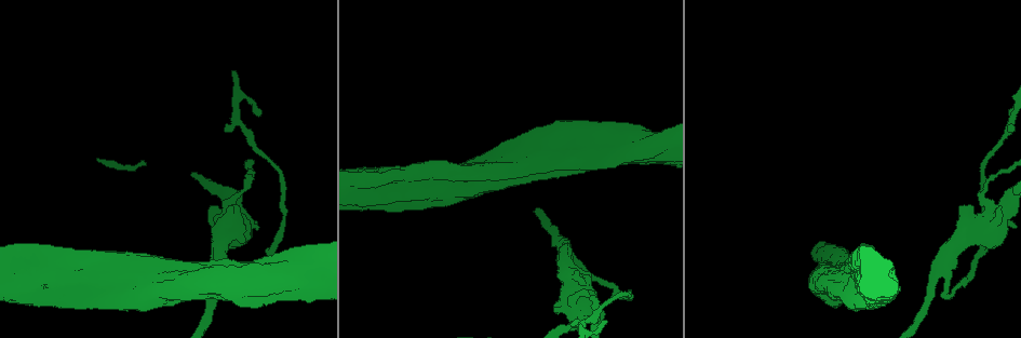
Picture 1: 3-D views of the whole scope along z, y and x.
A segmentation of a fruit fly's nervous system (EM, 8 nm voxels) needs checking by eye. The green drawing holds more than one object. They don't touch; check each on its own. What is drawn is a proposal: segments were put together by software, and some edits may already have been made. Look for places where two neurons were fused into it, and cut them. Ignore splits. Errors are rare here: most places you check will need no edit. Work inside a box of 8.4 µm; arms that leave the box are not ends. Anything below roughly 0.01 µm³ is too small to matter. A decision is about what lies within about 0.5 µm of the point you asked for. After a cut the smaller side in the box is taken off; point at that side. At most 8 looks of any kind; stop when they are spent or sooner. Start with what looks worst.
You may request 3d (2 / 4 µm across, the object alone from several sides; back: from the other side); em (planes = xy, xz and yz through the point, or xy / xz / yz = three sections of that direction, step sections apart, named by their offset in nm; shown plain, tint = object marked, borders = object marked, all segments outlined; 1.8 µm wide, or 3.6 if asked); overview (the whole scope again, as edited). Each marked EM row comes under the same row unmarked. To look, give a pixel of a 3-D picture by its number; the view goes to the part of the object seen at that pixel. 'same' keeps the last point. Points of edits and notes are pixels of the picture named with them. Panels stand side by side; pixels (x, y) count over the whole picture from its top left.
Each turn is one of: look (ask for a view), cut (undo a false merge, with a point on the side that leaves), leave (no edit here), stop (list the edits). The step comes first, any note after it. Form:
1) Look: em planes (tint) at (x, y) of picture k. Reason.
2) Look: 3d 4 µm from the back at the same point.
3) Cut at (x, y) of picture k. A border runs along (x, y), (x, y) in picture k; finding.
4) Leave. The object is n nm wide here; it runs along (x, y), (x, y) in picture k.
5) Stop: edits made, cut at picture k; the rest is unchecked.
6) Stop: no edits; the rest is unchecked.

Look: em 3.6 µm planes (tint) at (13, 268) of picture 1. Sharp bend.

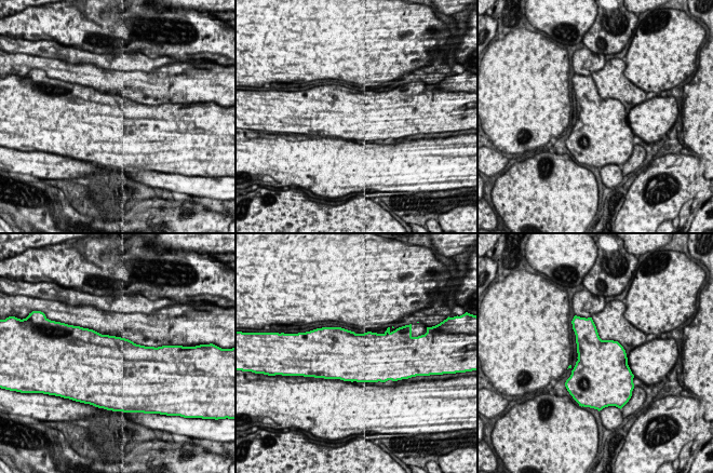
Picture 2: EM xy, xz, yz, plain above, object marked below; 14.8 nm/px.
Leave. Continuous, no second neuron.

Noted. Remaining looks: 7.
Look: em 3.6 µm yz step 8 (tint) at (101, 270) of picture 1. Sudden change in width.

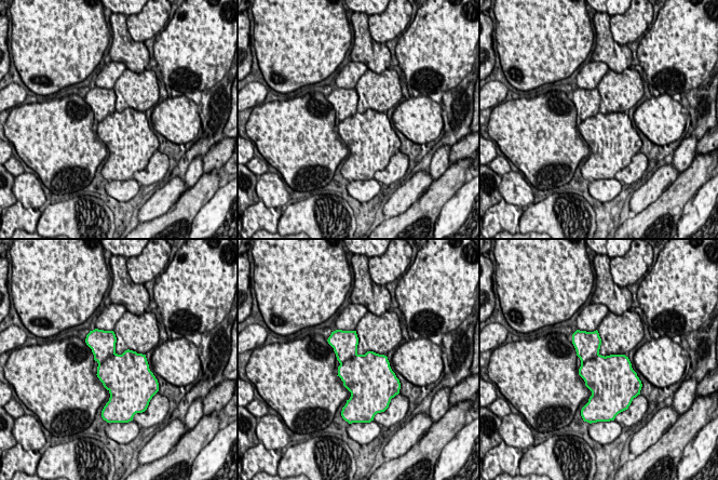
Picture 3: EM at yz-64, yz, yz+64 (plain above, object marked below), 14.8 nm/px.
Leave. The object is 460 nm wide here; continuous, no second neuron.

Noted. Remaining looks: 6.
Look: 3d 4 µm at (571, 302) of picture 1. Sudden change in width.

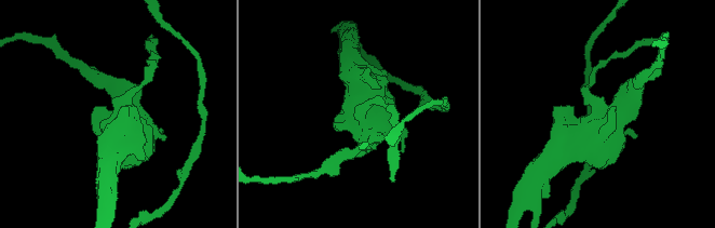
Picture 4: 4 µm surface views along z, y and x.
Look: em xy step 8 (tint) at (596, 120) of picture 4. Need the tissue.

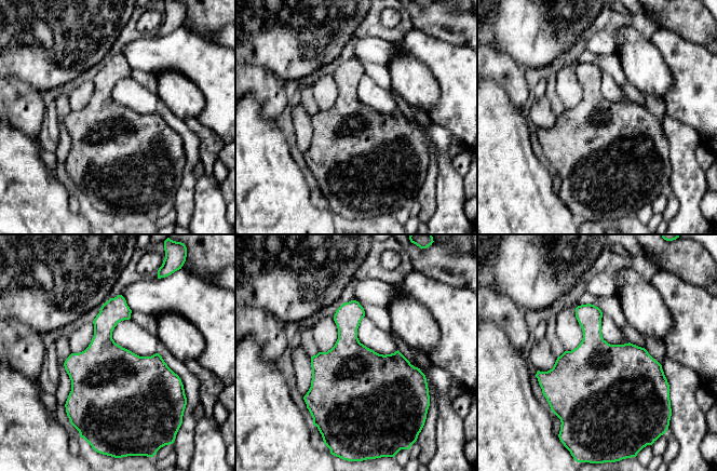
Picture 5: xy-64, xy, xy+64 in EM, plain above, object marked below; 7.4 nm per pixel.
Look: em planes (tint) at the same point. Another direction.

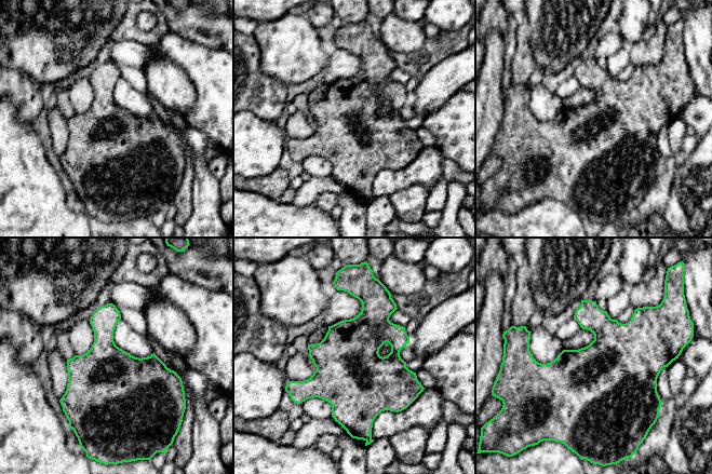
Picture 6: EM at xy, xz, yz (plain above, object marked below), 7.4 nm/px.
Leave. Continuous, no second neuron.

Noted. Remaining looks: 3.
Look: em 3.6 µm xz step 4 (tint) at (555, 151) of picture 1.

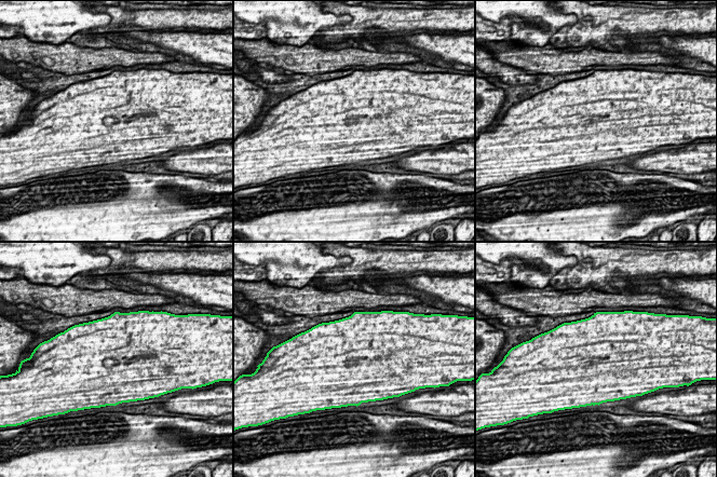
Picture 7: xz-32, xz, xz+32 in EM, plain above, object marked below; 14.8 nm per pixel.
Look: em 3.6 µm planes (tint) at the same point.

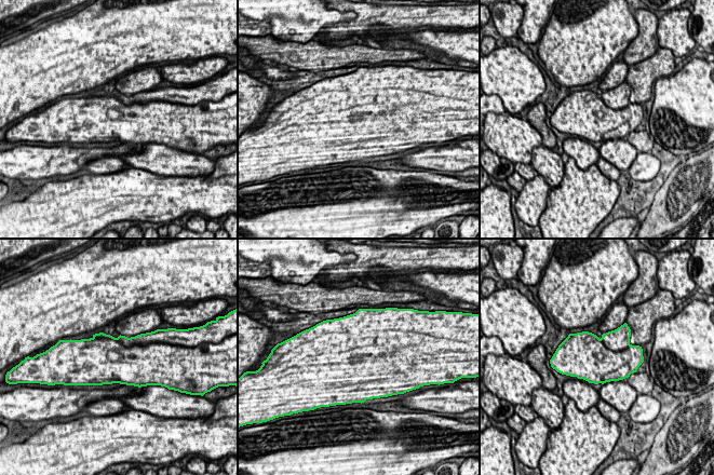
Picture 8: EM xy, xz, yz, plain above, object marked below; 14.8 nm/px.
Leave. Continuous, no second neuron.

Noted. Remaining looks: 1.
Stop: no edits; the rest is unchecked.

